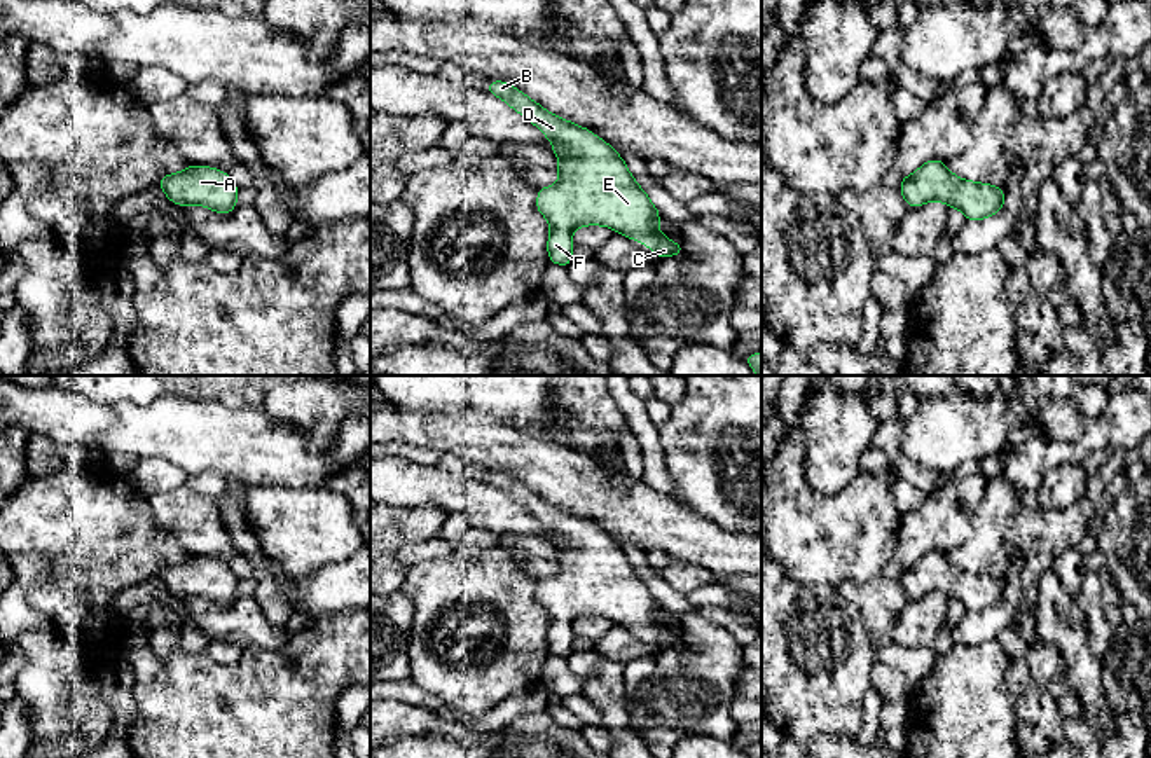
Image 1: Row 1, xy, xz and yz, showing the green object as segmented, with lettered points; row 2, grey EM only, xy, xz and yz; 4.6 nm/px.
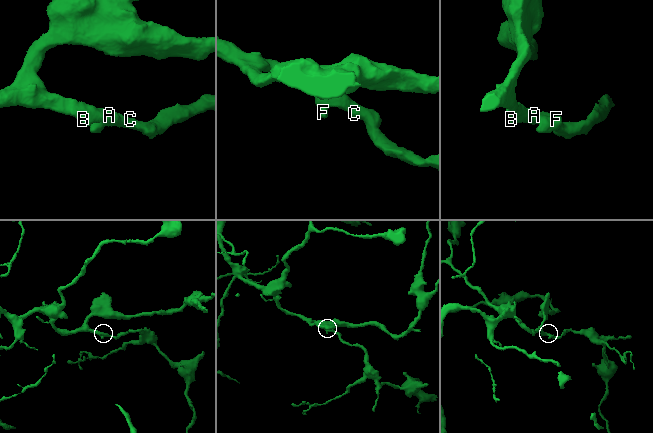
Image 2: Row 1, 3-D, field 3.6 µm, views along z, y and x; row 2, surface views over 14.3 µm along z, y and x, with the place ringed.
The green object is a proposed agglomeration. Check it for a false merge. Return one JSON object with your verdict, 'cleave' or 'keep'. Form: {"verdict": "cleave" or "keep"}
{"verdict": "keep"}

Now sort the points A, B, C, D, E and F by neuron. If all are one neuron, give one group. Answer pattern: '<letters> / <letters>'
A B C D E F

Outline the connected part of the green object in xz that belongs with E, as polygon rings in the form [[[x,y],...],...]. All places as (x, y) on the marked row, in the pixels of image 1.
[[[491,80],[484,91],[501,98],[531,121],[554,145],[561,159],[559,182],[540,187],[536,210],[548,220],[548,260],[568,267],[575,246],[571,232],[583,225],[606,225],[629,239],[644,243],[658,258],[681,255],[683,243],[672,243],[658,231],[660,211],[634,182],[625,161],[590,129],[547,112],[522,91],[503,80]]]

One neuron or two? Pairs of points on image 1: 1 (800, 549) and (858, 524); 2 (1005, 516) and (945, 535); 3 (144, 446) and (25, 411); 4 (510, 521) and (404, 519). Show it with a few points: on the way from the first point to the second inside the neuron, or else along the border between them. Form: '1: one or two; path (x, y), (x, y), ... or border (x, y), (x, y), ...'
1: one; path (814, 540), (844, 537)
2: two; border (968, 537), (944, 552)
3: two; border (110, 407), (110, 423), (86, 444)
4: two; border (404, 507), (435, 507), (446, 514)

